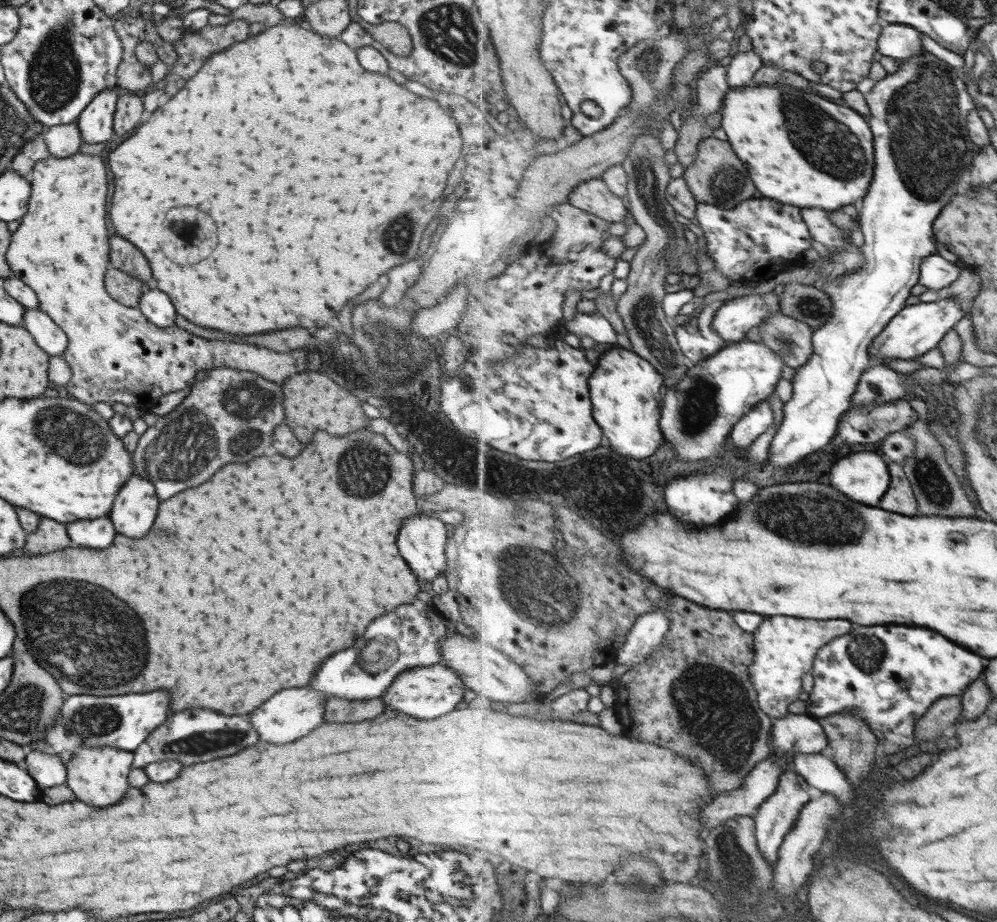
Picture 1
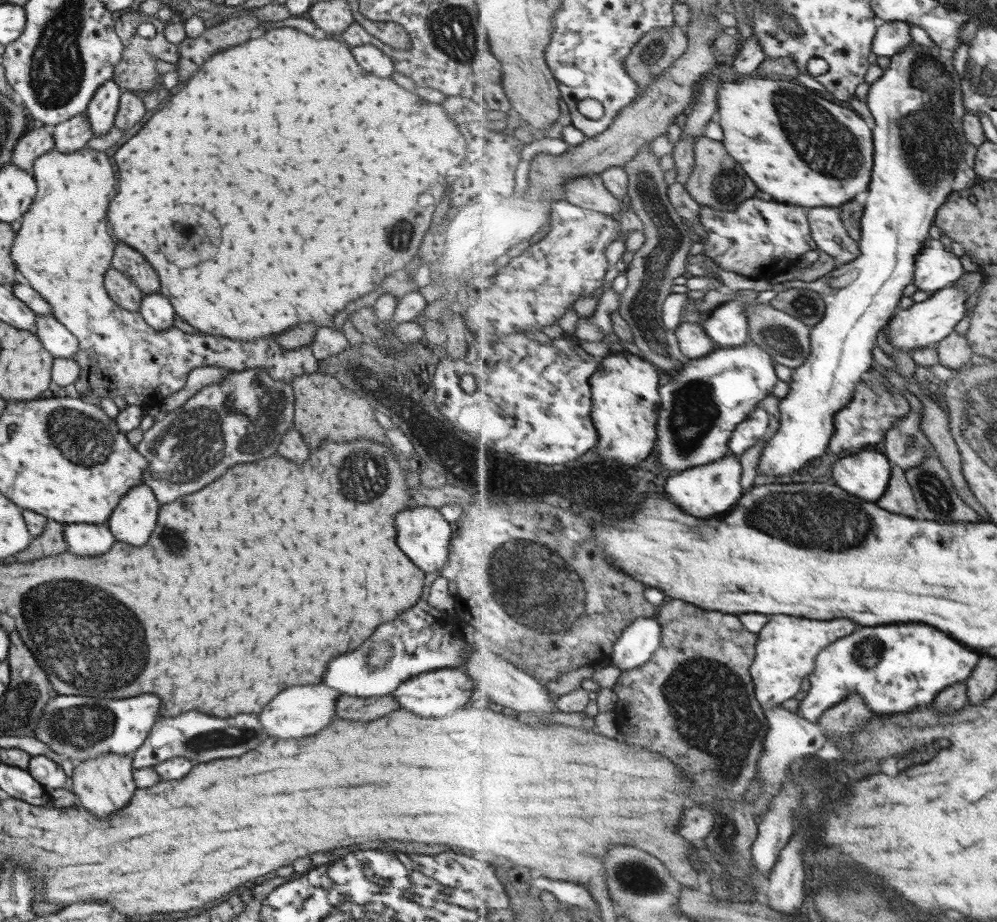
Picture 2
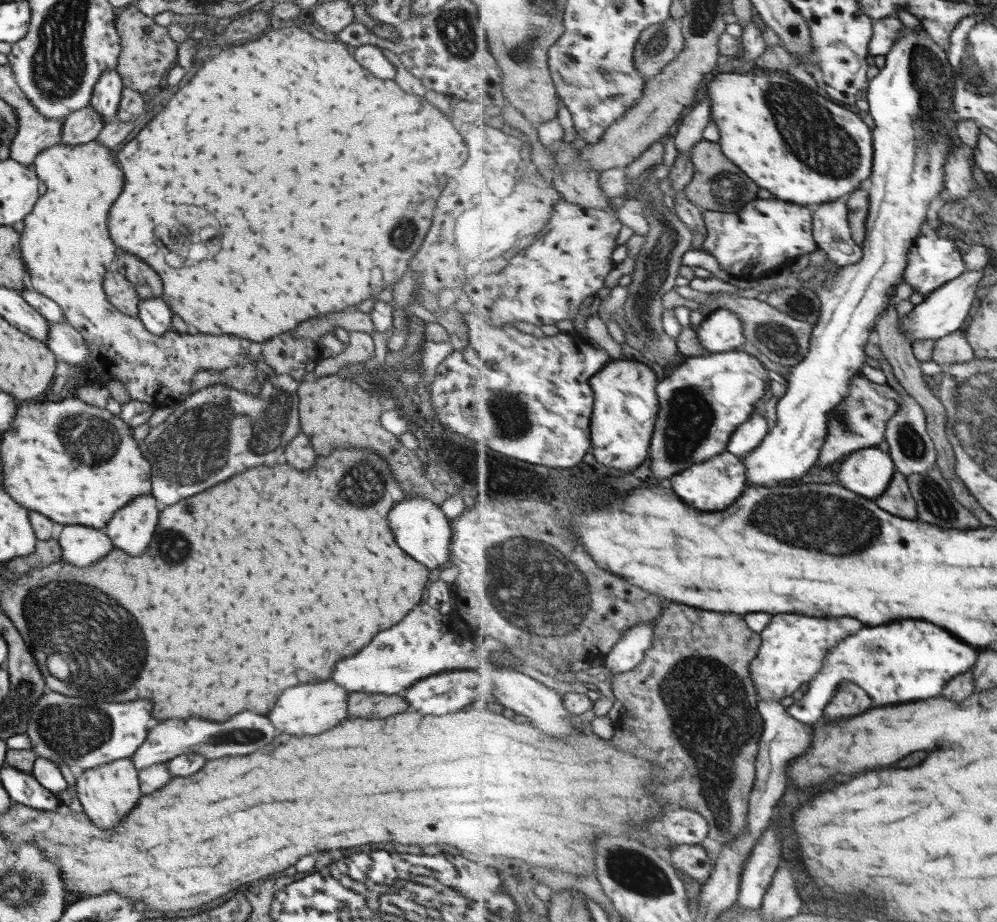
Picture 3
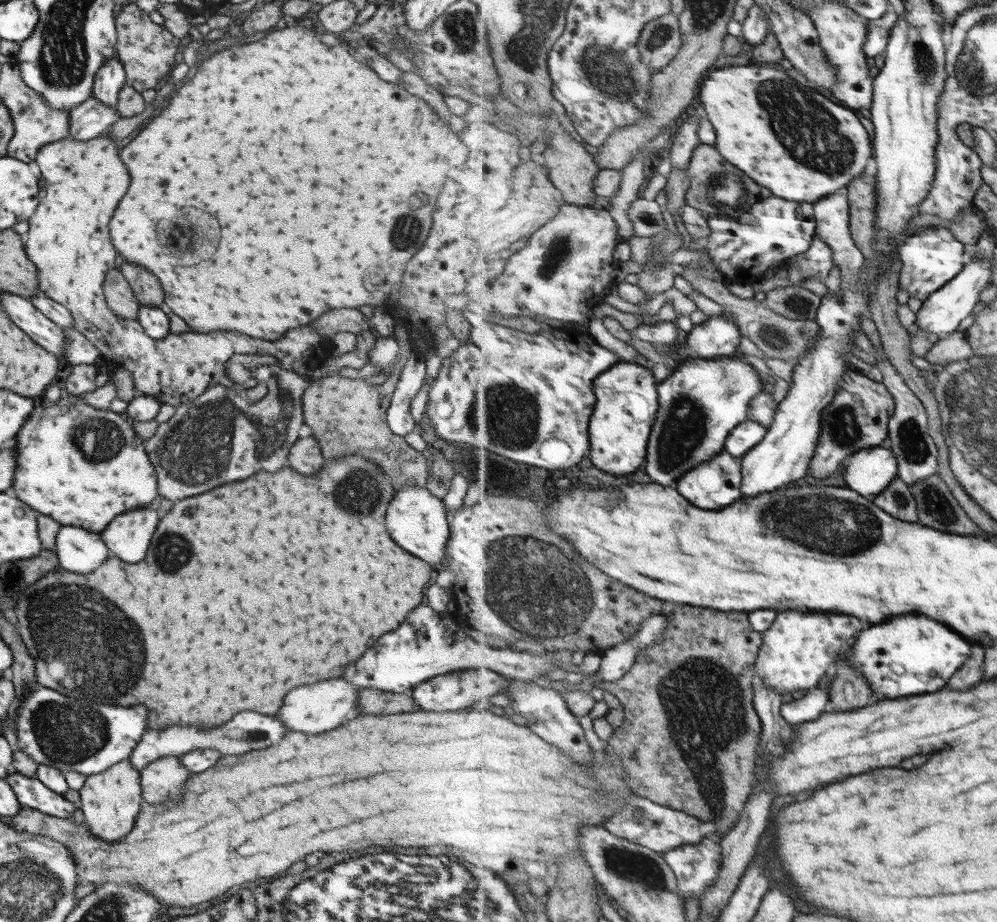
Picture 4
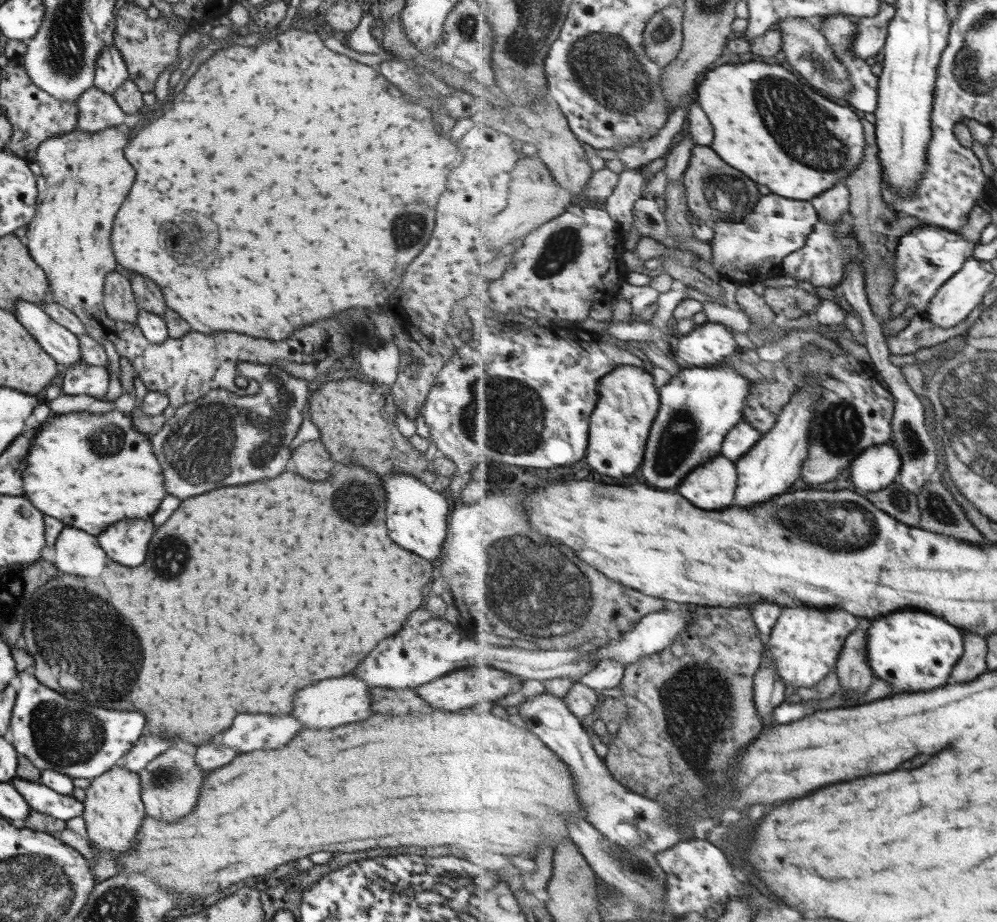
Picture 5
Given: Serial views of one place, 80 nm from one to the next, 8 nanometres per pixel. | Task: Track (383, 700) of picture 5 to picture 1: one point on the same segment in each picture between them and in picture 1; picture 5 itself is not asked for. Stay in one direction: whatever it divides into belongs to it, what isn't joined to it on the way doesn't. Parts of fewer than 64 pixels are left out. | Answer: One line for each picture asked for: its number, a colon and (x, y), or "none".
1: (336, 709)
2: (352, 708)
3: (360, 705)
4: (372, 701)

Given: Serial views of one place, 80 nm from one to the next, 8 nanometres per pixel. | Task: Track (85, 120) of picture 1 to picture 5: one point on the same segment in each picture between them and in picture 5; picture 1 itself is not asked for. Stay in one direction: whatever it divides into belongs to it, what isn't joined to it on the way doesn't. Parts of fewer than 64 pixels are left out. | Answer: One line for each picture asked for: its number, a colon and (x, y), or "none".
2: (102, 109)
3: (106, 96)
4: (111, 78)
5: (110, 72)

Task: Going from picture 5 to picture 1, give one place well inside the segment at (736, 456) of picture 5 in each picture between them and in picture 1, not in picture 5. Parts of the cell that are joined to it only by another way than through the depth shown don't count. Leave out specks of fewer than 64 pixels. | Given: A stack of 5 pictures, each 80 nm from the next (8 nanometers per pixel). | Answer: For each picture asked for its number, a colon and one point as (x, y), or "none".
1: (760, 419)
2: (750, 432)
3: (751, 435)
4: (749, 434)

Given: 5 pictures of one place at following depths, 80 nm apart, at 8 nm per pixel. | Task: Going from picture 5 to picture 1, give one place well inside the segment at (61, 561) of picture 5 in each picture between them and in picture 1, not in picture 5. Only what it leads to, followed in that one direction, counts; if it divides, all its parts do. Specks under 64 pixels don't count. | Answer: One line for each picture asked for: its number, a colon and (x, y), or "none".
1: (96, 534)
2: (84, 539)
3: (82, 545)
4: (80, 551)

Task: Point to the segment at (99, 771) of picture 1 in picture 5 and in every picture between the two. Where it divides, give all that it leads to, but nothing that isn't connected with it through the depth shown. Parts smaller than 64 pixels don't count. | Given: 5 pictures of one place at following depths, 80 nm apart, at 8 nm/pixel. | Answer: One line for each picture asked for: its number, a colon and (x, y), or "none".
2: (104, 784)
3: (108, 792)
4: (111, 800)
5: (113, 811)

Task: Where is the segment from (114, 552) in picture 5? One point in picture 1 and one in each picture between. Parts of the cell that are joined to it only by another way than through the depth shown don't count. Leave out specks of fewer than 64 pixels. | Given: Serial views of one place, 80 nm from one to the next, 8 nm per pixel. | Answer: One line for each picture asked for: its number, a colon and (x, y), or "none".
1: (134, 509)
2: (134, 519)
3: (131, 529)
4: (127, 537)

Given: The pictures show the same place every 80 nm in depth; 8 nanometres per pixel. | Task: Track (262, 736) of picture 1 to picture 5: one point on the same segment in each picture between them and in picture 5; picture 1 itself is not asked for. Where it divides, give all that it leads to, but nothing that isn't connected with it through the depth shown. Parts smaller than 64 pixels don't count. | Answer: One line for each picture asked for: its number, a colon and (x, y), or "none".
2: (298, 711)
3: (313, 708)
4: (321, 707)
5: (335, 701)

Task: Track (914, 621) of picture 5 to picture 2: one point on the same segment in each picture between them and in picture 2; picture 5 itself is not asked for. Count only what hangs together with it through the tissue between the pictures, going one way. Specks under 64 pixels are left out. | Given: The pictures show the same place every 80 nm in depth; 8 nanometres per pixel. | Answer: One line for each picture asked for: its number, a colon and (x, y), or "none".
2: (899, 668)
3: (914, 660)
4: (911, 656)

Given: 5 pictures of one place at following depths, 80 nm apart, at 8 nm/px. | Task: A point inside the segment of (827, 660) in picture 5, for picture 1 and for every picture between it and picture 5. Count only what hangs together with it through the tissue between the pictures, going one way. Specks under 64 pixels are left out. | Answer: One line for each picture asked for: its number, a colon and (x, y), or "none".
1: (787, 647)
2: (787, 654)
3: (794, 648)
4: (799, 649)

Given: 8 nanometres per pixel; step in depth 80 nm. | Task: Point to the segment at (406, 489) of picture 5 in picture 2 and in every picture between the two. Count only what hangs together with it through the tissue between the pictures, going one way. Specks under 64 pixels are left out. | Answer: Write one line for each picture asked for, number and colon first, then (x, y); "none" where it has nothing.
2: (424, 533)
3: (422, 529)
4: (418, 521)

